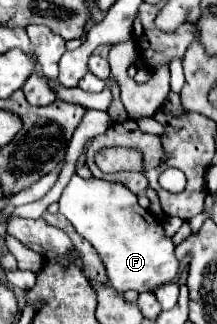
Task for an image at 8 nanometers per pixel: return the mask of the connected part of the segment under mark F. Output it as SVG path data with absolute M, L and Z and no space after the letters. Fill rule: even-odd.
M73 174L59 198L59 212L97 250L107 268L109 284L117 292L151 292L175 278L179 262L171 238L165 238L161 222L143 210L137 204L137 196L121 184L97 178L85 180Z

